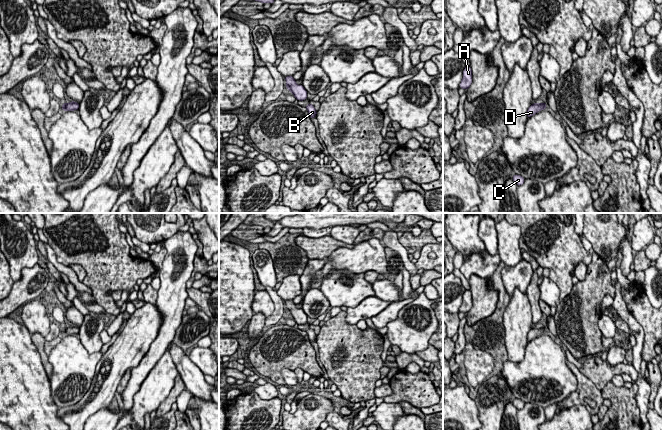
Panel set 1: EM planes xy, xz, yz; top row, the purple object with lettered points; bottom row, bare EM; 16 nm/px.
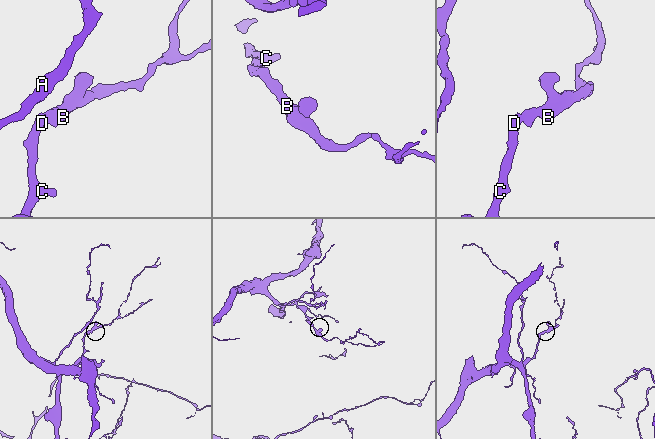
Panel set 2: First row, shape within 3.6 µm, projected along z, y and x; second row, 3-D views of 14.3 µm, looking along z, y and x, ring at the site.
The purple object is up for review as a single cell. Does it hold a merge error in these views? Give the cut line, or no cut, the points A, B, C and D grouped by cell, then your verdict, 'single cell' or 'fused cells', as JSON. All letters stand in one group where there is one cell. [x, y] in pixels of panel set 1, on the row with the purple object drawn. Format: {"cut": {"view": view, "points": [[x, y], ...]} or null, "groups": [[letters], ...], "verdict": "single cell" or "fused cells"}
{"cut": null, "groups": [["A", "B", "C", "D"]], "verdict": "single cell"}

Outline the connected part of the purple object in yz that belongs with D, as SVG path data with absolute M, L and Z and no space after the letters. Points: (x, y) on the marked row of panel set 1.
M535 102L527 110L527 118L530 118L531 116L535 115L541 110L545 110L546 107L547 107L547 104L545 102L542 102L542 103Z

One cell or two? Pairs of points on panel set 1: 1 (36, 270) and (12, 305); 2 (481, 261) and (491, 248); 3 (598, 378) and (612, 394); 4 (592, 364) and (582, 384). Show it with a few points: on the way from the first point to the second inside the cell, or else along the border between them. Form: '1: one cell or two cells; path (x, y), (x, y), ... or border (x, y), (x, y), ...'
1: one cell; path (30, 279), (26, 288), (18, 296)
2: two cells; border (497, 253), (490, 255), (484, 250), (472, 254)
3: two cells; border (611, 380), (601, 391)
4: two cells; border (578, 368), (600, 391)

